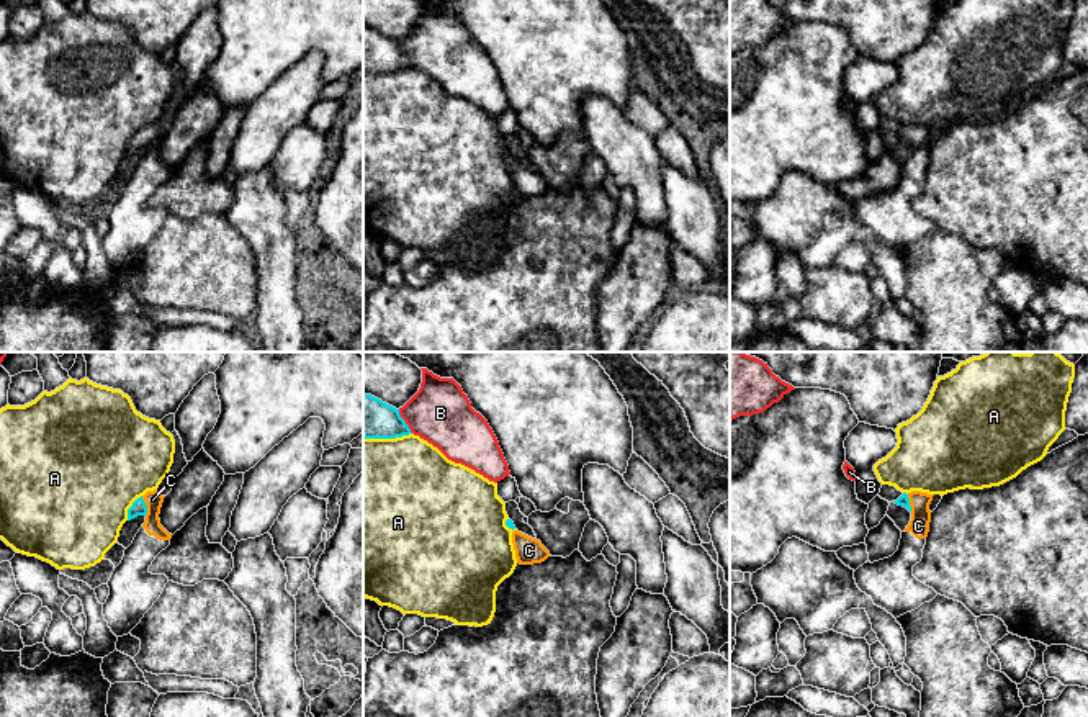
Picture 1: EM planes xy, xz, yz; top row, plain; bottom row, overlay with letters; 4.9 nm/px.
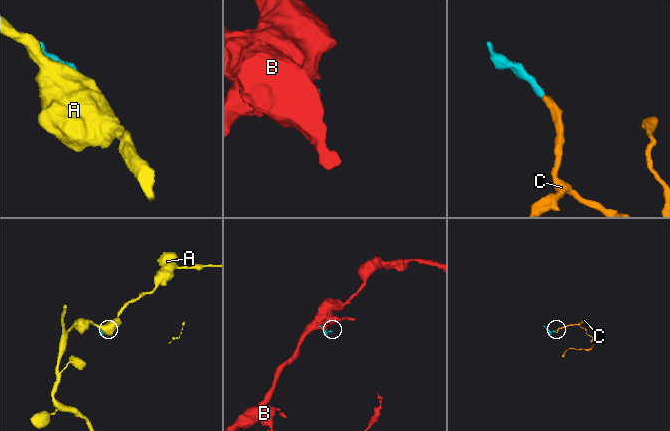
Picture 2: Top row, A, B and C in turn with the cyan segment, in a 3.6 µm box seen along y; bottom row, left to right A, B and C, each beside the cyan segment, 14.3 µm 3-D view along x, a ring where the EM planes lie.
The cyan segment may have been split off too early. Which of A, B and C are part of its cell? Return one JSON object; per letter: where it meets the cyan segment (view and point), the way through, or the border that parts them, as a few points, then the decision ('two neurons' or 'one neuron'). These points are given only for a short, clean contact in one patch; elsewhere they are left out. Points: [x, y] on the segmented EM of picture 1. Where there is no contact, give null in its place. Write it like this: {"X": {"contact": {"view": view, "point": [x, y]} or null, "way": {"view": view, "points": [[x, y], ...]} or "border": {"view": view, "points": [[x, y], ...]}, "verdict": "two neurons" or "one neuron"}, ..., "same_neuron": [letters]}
{"A": {"contact": {"view": "xy", "point": [130, 508]}, "verdict": "two neurons"}, "B": {"contact": {"view": "xz", "point": [404, 421]}, "verdict": "two neurons"}, "C": {"contact": {"view": "xy", "point": [146, 506]}, "way": {"view": "xy", "points": [[138, 508], [146, 506], [152, 500]]}, "verdict": "one neuron"}, "same_neuron": ["C"]}

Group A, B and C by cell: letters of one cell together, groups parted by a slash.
A / B / C

